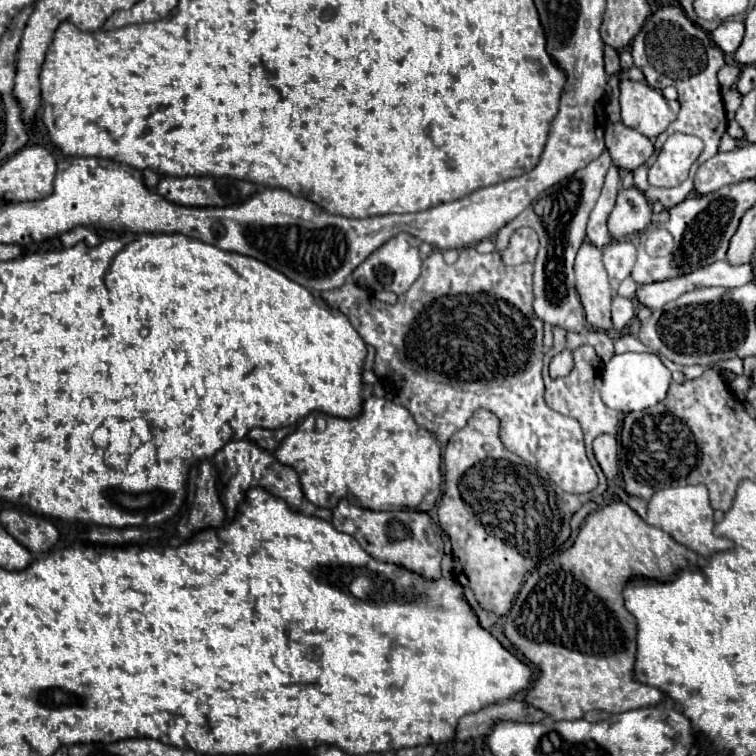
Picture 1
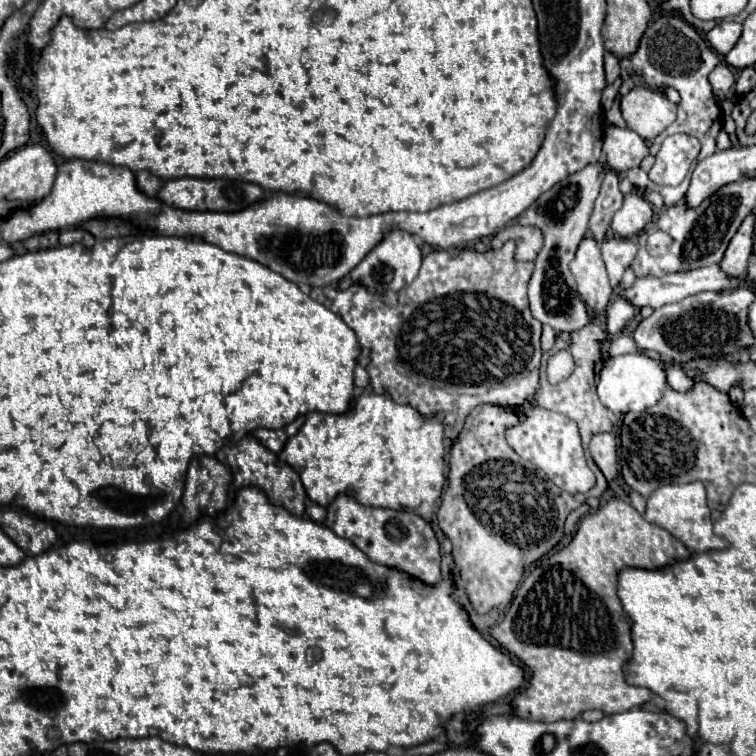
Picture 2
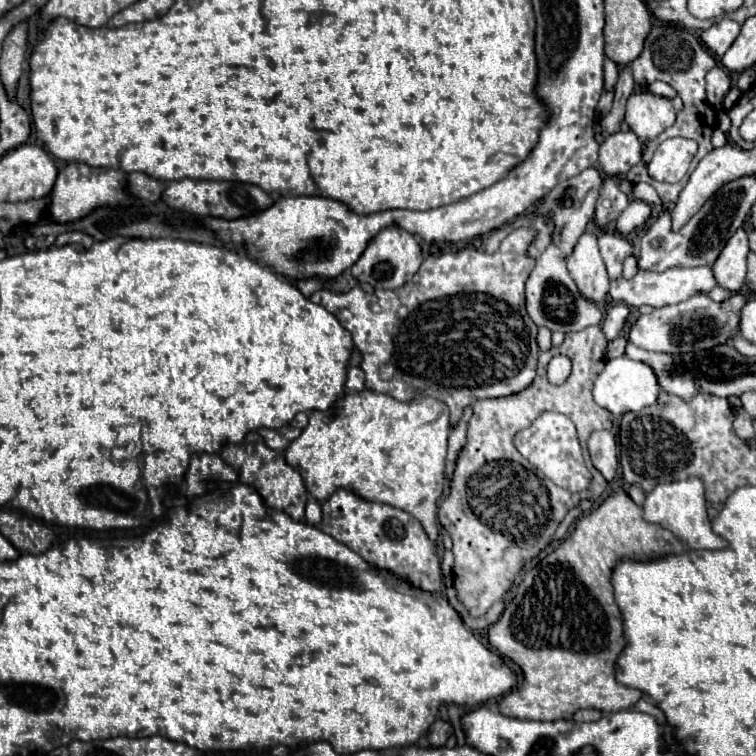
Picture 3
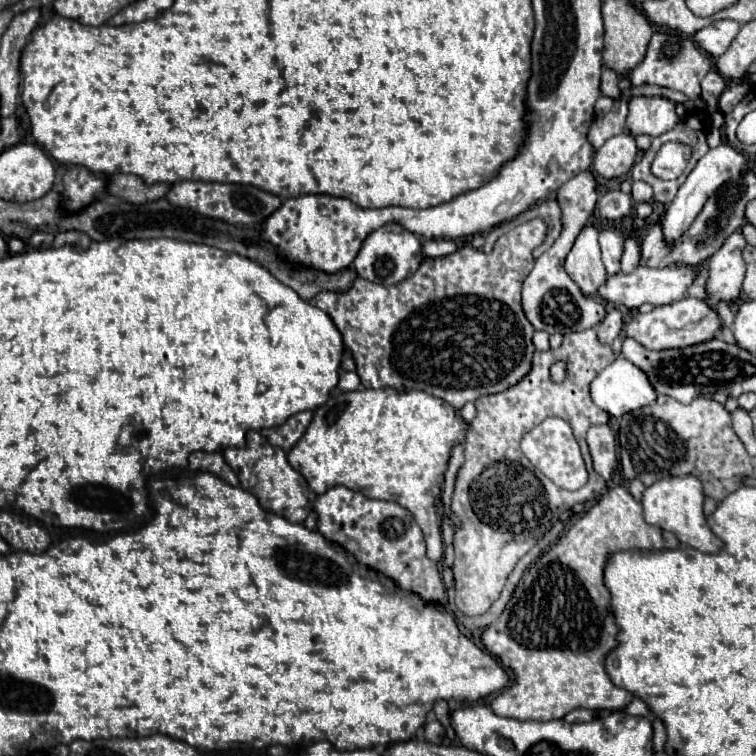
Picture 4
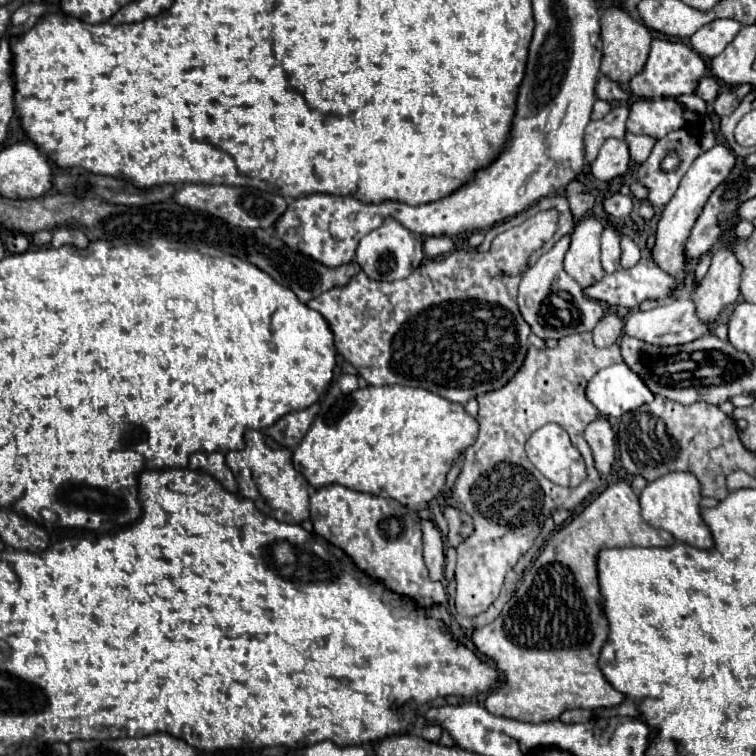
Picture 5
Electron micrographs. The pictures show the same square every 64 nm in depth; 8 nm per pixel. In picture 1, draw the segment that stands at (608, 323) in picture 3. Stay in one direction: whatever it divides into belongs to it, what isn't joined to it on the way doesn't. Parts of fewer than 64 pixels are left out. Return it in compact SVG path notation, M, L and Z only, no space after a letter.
M616 296L612 300L612 326L614 330L622 330L636 316L636 306L632 300L624 296Z

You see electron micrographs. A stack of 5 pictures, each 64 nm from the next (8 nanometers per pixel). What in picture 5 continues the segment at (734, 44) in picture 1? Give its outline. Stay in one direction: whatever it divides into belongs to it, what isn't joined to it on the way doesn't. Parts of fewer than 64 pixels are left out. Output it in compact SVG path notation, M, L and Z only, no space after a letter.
M714 20L706 26L702 26L692 38L690 46L704 58L718 56L738 34L740 22L736 20Z

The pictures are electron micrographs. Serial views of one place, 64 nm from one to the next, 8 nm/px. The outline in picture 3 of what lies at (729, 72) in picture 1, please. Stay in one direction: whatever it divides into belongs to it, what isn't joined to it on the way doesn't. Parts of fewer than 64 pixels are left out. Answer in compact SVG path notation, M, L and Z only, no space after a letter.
M722 66L712 68L706 74L706 100L714 110L722 110L722 100L730 90L730 76Z

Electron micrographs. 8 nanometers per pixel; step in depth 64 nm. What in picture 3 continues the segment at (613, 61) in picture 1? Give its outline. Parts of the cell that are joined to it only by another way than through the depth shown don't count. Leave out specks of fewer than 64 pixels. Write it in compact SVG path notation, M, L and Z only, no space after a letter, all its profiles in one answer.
M612 60L604 62L604 88L612 90L618 80L618 66Z

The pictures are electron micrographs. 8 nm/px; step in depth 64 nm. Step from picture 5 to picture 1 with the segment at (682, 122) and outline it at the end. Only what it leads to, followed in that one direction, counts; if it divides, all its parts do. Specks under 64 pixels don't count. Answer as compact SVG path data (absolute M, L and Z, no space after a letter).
M632 80L620 82L620 104L622 122L638 132L644 132L648 138L656 138L670 122L676 120L676 114L670 110L662 92L650 88L648 84Z

